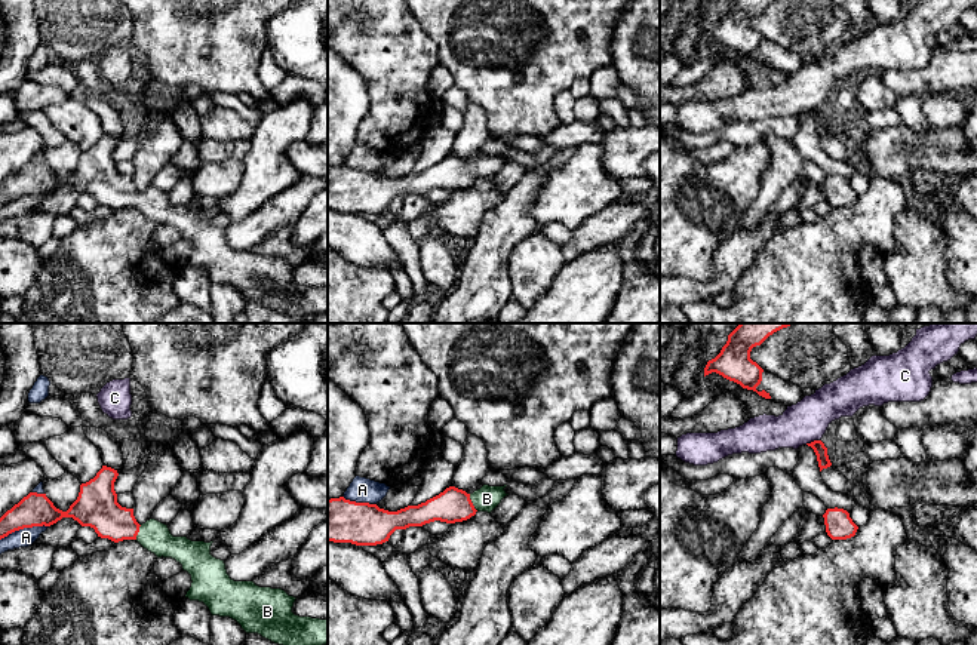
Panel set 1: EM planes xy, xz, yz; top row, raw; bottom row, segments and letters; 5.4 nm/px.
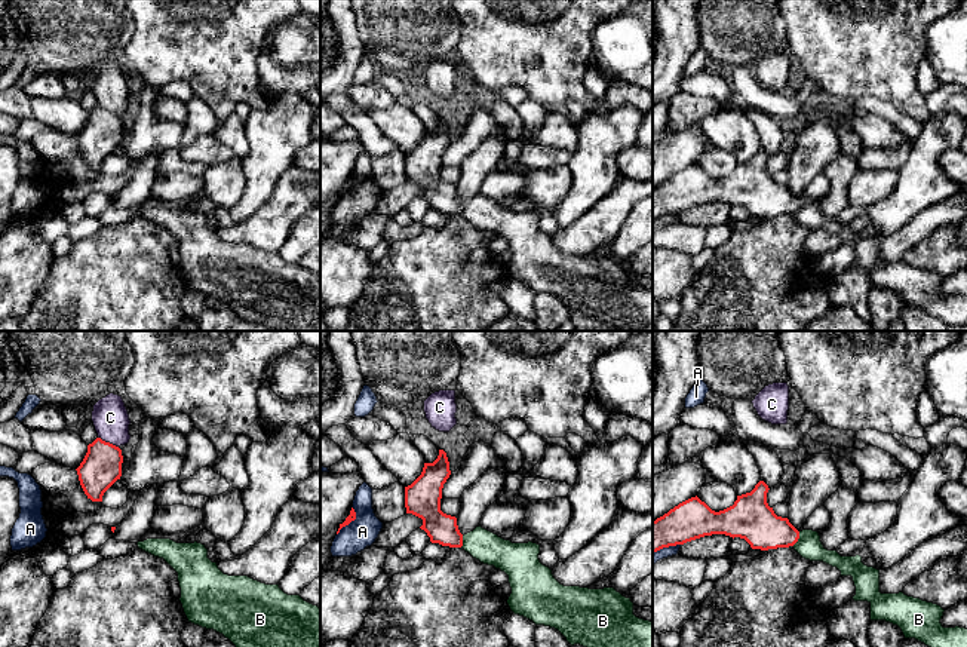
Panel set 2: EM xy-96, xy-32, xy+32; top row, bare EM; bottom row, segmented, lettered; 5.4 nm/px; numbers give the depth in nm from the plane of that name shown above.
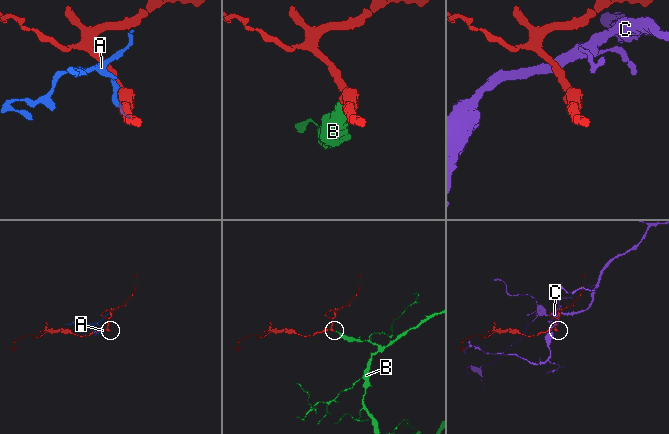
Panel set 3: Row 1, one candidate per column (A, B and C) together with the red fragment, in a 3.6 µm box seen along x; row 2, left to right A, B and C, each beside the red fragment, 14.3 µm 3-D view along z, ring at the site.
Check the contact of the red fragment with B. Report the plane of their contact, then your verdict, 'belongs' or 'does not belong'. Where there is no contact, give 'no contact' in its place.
xz | belongs

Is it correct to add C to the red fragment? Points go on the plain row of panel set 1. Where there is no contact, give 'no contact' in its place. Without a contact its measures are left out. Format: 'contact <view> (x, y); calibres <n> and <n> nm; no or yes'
contact yz (811, 110); calibres 70 and 220 nm; no

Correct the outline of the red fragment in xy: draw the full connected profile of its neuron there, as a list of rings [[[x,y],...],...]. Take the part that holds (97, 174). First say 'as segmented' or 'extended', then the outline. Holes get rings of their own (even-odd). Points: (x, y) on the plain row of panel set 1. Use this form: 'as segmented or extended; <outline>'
extended; [[[102,133],[93,147],[80,153],[77,168],[67,179],[53,173],[46,162],[30,160],[0,185],[0,208],[9,202],[33,194],[50,194],[62,185],[73,185],[82,194],[90,194],[98,205],[114,211],[136,208],[144,216],[157,225],[172,225],[191,243],[191,255],[185,265],[203,270],[212,283],[230,285],[236,288],[246,301],[258,301],[262,305],[299,320],[314,322],[316,317],[328,311],[328,288],[299,285],[292,280],[297,265],[289,264],[282,257],[259,255],[254,249],[234,249],[225,237],[225,231],[211,222],[211,211],[191,209],[187,205],[173,205],[168,193],[150,187],[139,193],[133,184],[133,176],[122,175],[117,171],[114,150],[117,138]]]

